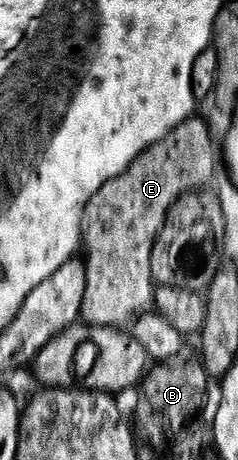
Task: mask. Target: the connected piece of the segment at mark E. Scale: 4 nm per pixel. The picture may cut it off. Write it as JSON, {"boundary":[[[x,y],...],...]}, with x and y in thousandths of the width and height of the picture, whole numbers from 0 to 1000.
{"boundary":[[[803,254],[777,267],[744,274],[693,302],[676,302],[660,311],[630,315],[588,341],[559,346],[559,354],[521,376],[492,380],[475,389],[458,389],[458,398],[441,398],[441,407],[424,407],[424,415],[408,415],[408,424],[391,424],[391,433],[366,446],[366,457],[349,463],[349,511],[340,517],[340,550],[357,561],[349,567],[349,578],[357,580],[357,654],[349,659],[345,696],[361,704],[399,707],[412,715],[513,717],[521,711],[546,709],[639,670],[643,648],[660,628],[634,609],[634,557],[643,554],[643,537],[651,535],[660,511],[676,502],[676,493],[693,485],[710,459],[752,439],[756,428],[777,426],[782,420],[832,420],[866,413],[882,404],[870,400],[887,391],[895,391],[891,396],[908,391],[903,333],[912,341],[912,311],[903,315],[887,302],[887,285],[874,272],[845,261],[845,254]]]}

